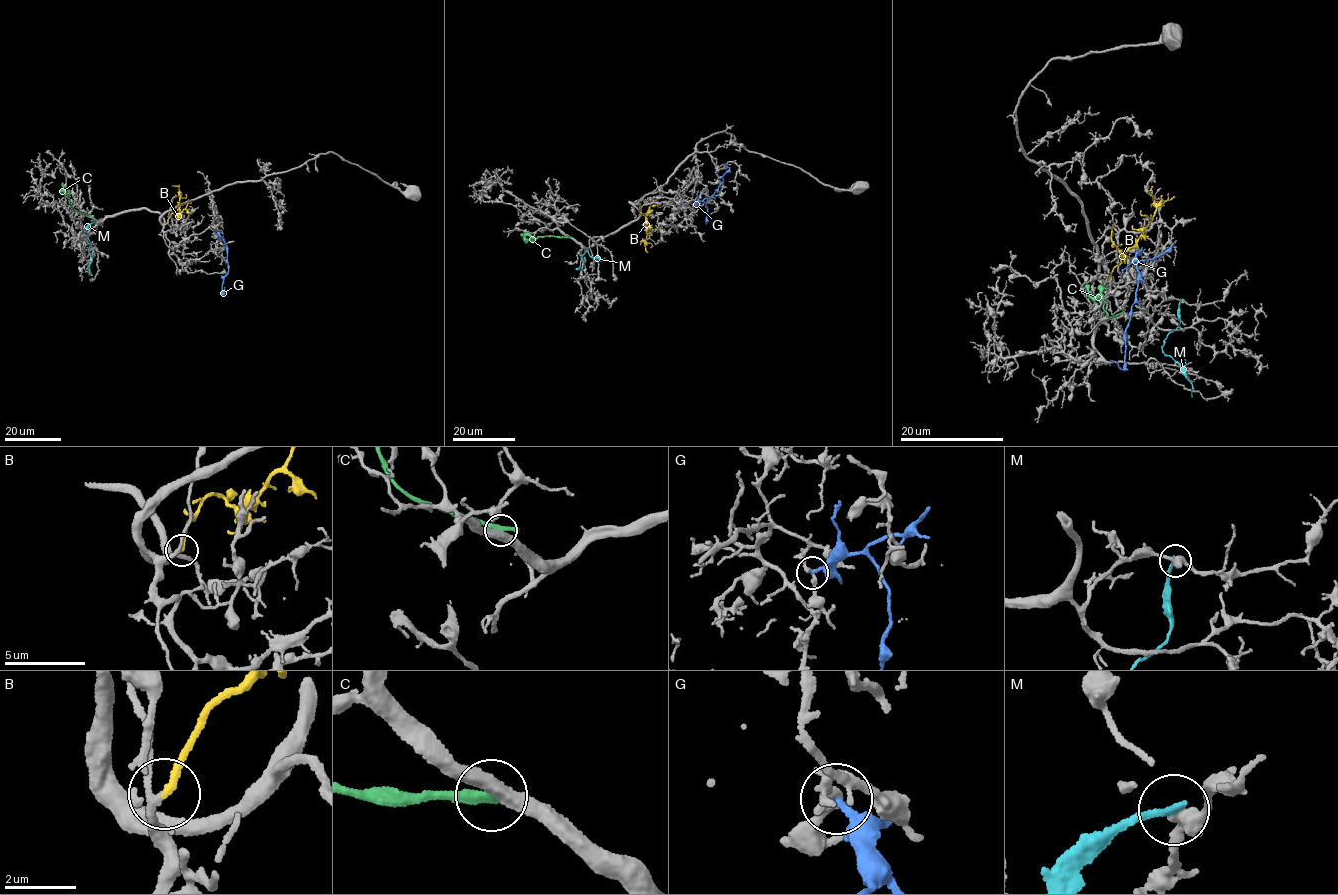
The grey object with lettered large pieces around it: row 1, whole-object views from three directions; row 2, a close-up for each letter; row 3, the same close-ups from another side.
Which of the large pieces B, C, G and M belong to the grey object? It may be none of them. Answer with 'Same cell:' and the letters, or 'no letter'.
Same cell: B

